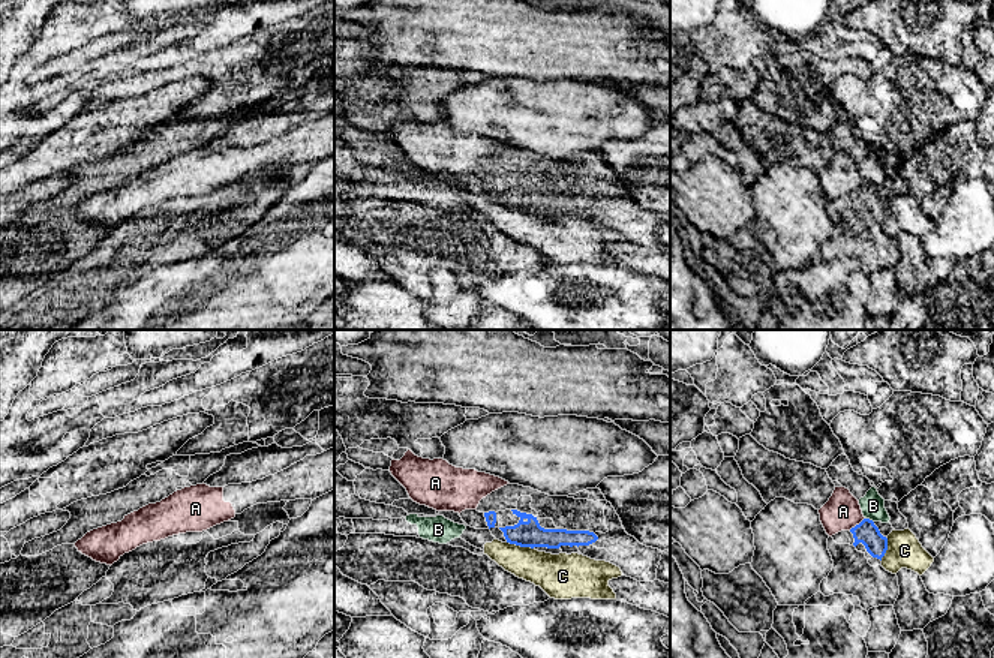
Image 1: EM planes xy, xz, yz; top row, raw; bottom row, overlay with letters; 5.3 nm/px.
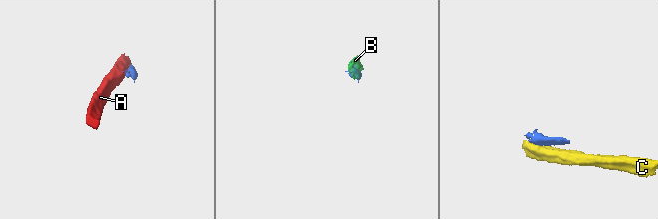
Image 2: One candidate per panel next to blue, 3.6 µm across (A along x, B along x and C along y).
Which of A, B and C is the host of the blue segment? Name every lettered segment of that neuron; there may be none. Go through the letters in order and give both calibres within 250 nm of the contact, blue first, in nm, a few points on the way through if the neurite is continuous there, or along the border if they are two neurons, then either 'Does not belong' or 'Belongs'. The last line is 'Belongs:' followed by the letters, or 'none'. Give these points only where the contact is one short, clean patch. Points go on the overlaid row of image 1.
A: Thickness 120 nm (blue) against 190 nm. Boundary: yz (864, 517), (849, 529). Does not belong
B: Thickness 120 nm (blue) against 130 nm. Boundary: yz (865, 517), (873, 522). Does not belong
C: Thickness 140 nm (blue) against 220 nm. Boundary: xz (507, 541), (532, 549). Does not belong
Belongs: none

